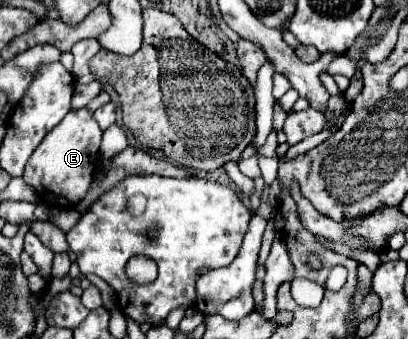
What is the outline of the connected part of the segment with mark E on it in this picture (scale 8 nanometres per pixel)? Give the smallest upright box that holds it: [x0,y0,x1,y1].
[23,108,103,208]

